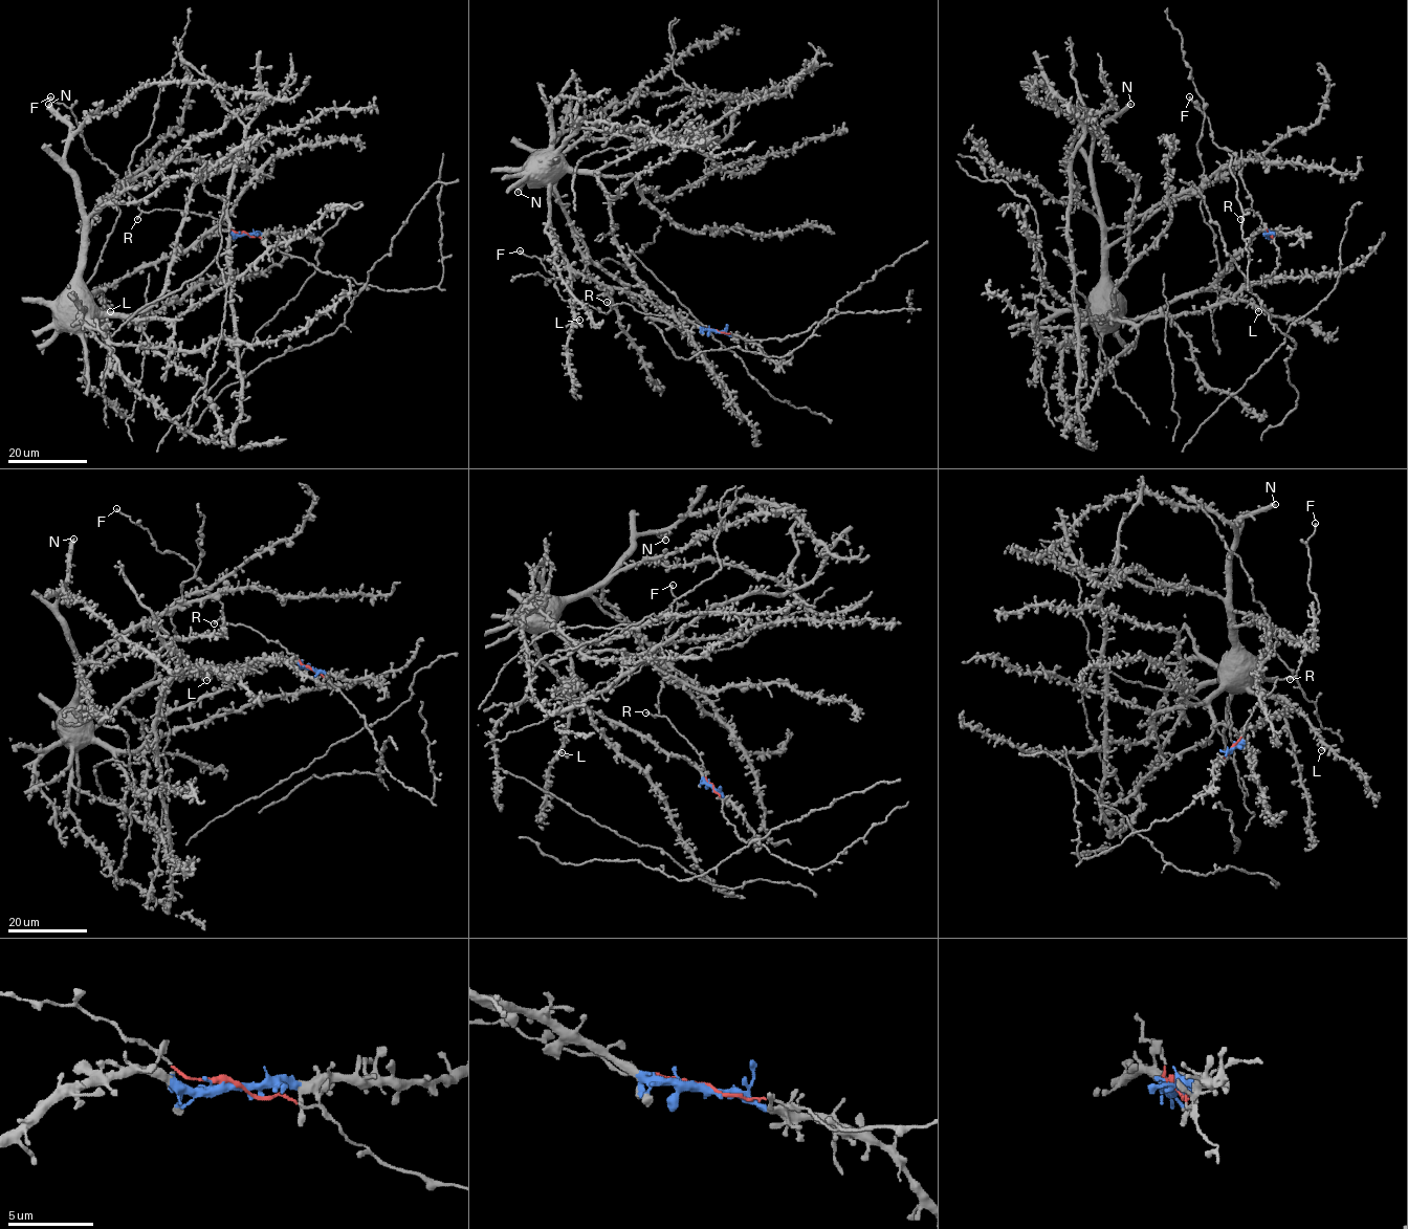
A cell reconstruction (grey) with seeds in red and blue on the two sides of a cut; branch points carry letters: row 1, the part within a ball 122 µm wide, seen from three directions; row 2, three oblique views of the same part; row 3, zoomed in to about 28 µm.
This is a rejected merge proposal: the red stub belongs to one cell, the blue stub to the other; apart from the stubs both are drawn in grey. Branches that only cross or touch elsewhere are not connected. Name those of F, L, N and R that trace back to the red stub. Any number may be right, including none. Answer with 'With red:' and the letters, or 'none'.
With red: F, R

